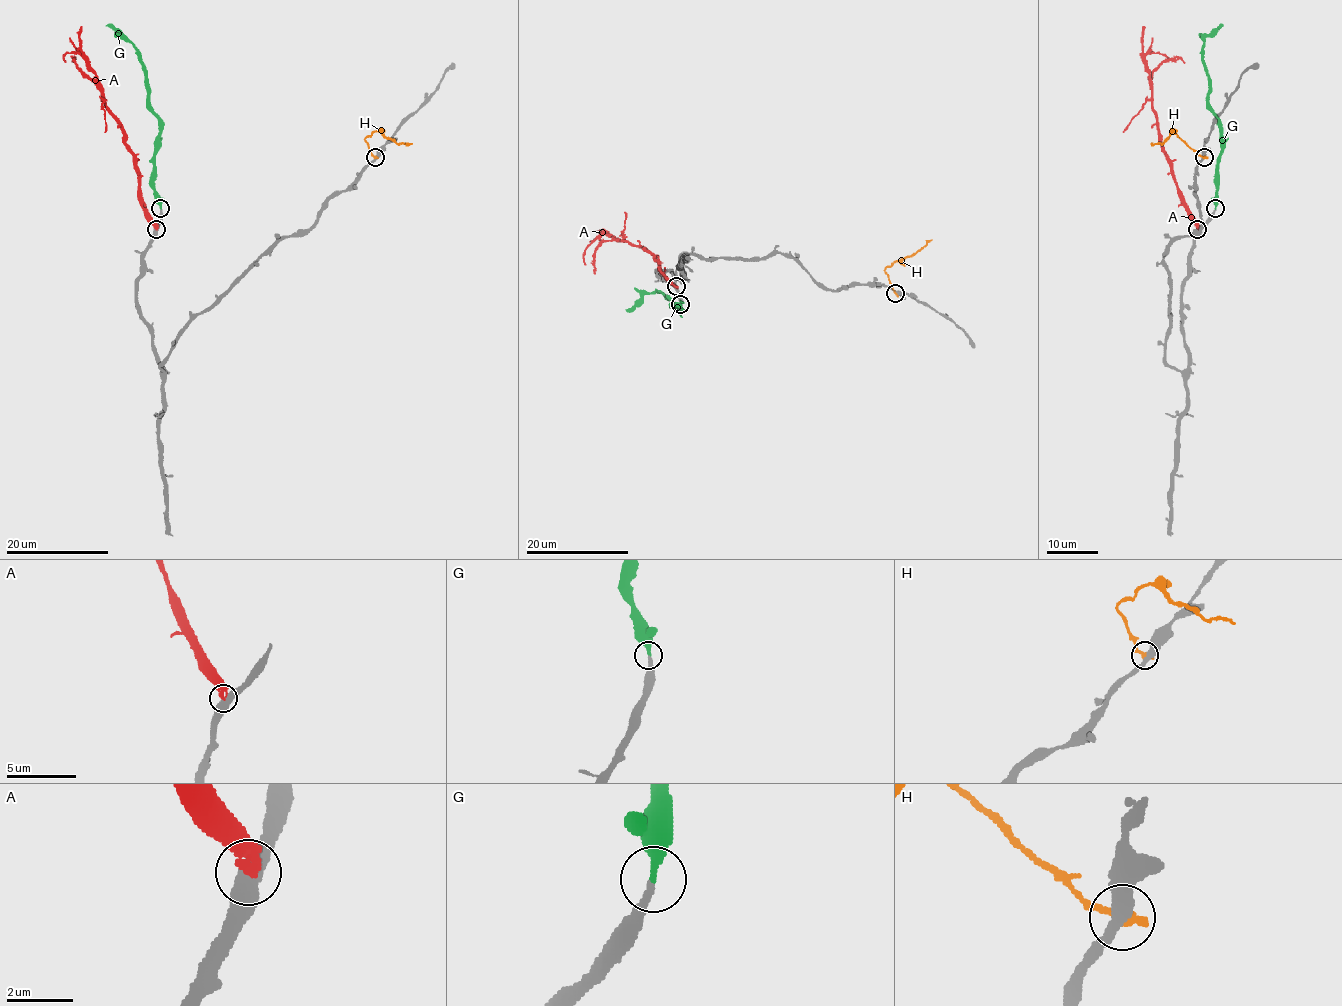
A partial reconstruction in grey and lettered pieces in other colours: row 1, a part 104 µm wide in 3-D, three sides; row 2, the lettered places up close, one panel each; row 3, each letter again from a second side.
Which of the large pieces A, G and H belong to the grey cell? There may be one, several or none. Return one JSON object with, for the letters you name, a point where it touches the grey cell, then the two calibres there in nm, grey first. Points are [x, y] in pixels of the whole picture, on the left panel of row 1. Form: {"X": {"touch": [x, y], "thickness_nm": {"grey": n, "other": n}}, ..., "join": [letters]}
{"G": {"touch": [160, 208], "thickness_nm": {"grey": 240, "other": 320}}, "join": ["G"]}

